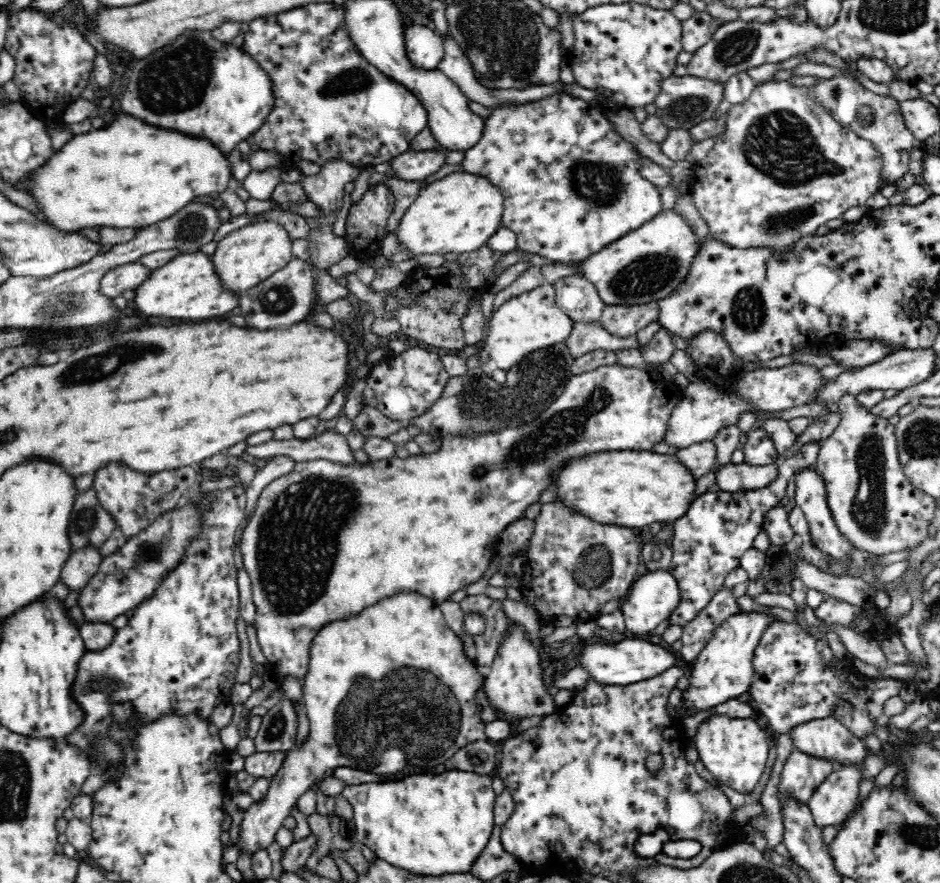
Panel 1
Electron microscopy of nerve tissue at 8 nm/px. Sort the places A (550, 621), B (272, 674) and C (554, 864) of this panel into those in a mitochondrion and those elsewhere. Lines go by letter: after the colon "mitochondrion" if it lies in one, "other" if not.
A: other
B: other
C: other

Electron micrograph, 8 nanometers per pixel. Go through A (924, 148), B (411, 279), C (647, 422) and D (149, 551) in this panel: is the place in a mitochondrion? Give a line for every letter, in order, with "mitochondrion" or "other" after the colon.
A: other
B: other
C: other
D: mitochondrion

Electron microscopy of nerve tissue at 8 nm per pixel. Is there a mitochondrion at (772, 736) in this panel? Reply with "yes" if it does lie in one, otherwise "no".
no

